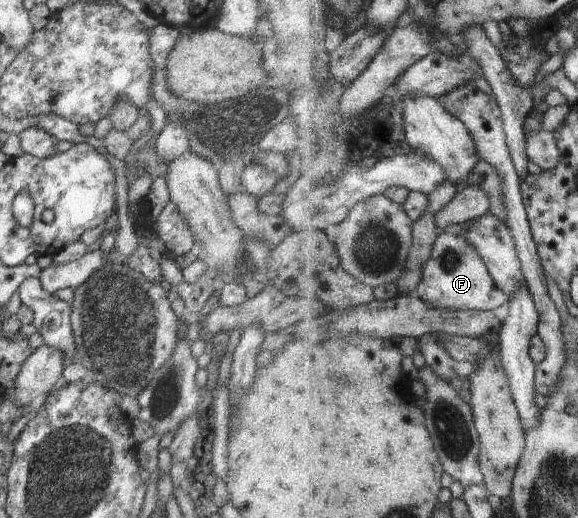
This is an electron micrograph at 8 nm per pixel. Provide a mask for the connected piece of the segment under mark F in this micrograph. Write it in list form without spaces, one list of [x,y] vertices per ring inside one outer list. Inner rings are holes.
[[[441,232],[438,235],[417,295],[435,309],[493,311],[504,306],[507,300],[511,302],[511,297],[494,280],[485,258],[467,233]]]

